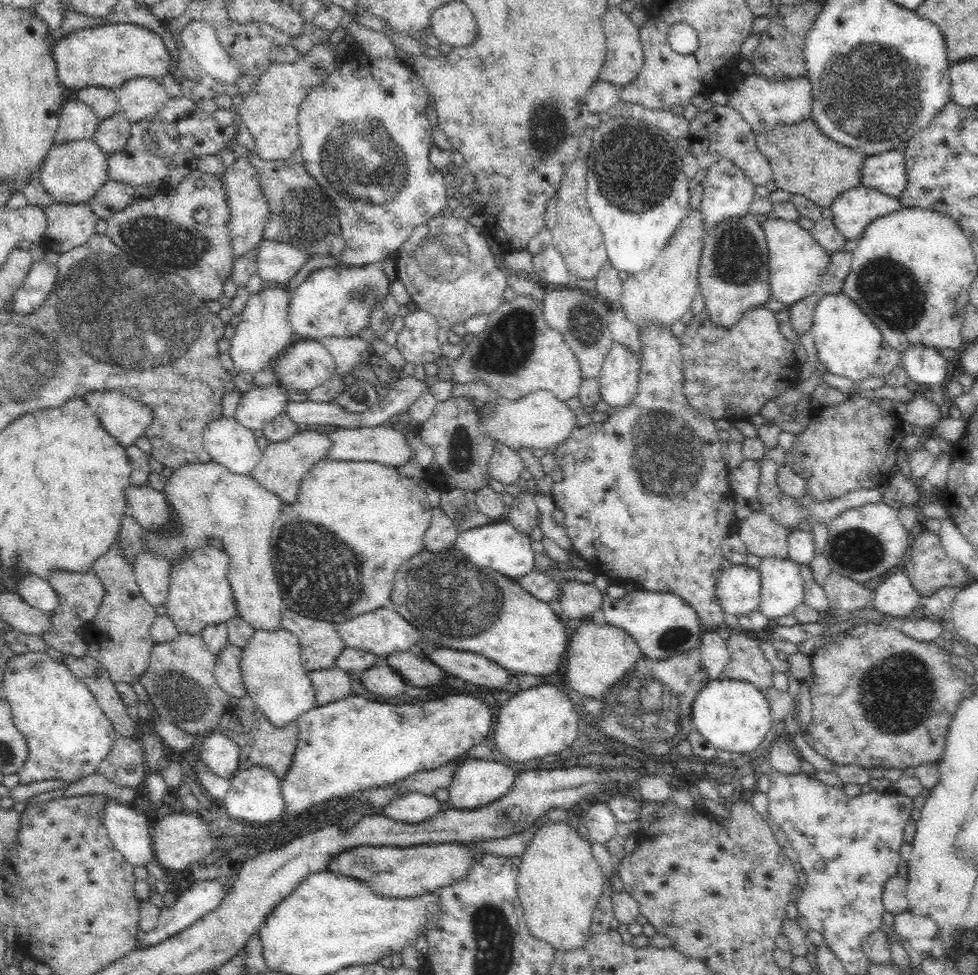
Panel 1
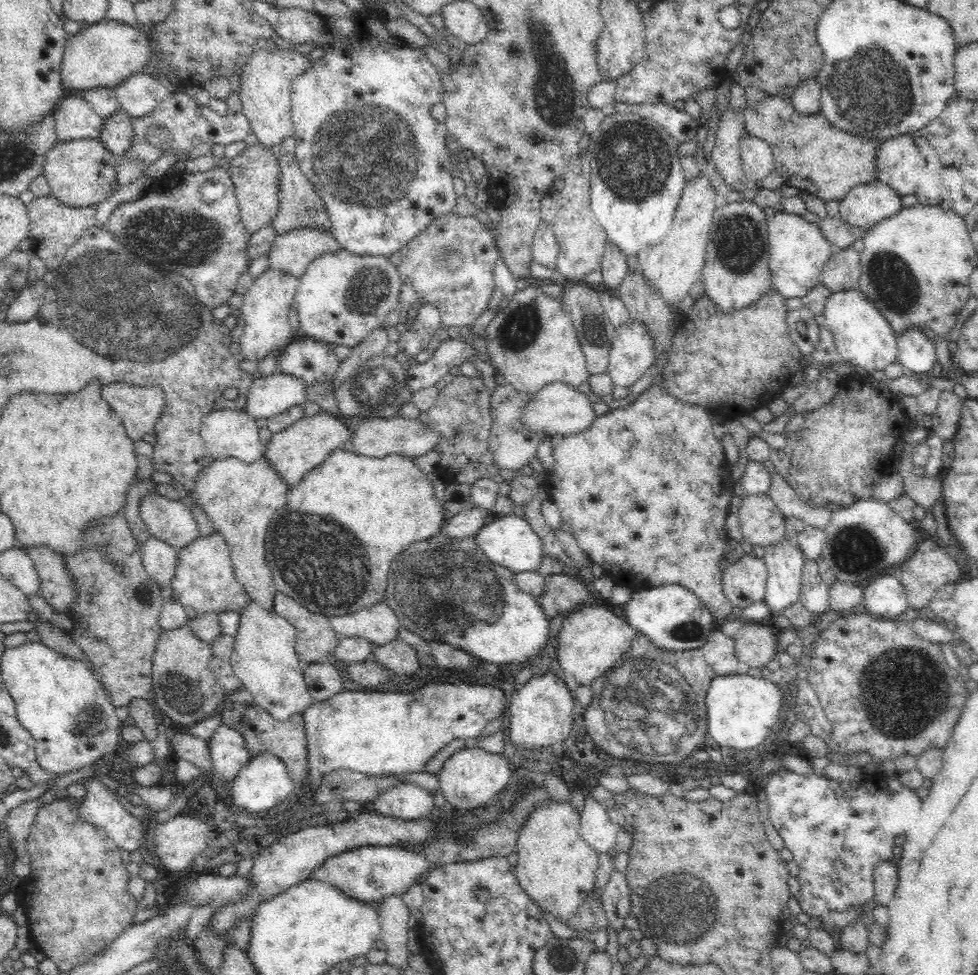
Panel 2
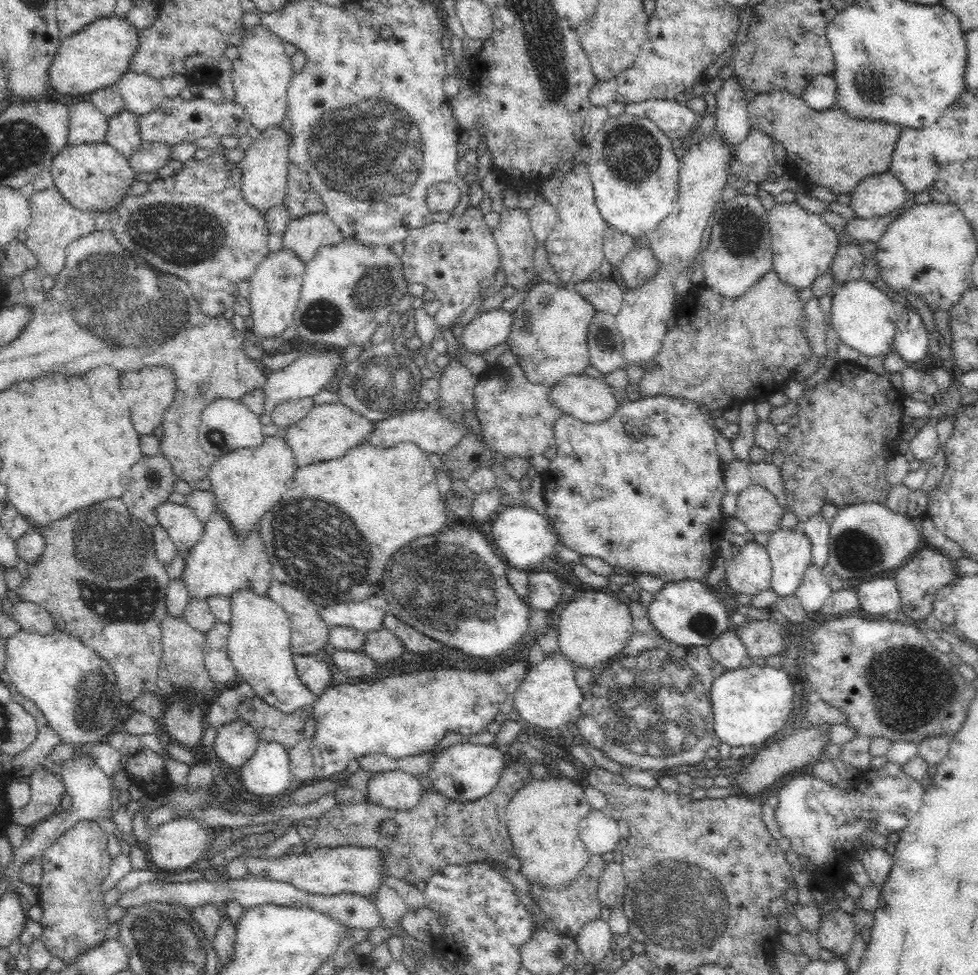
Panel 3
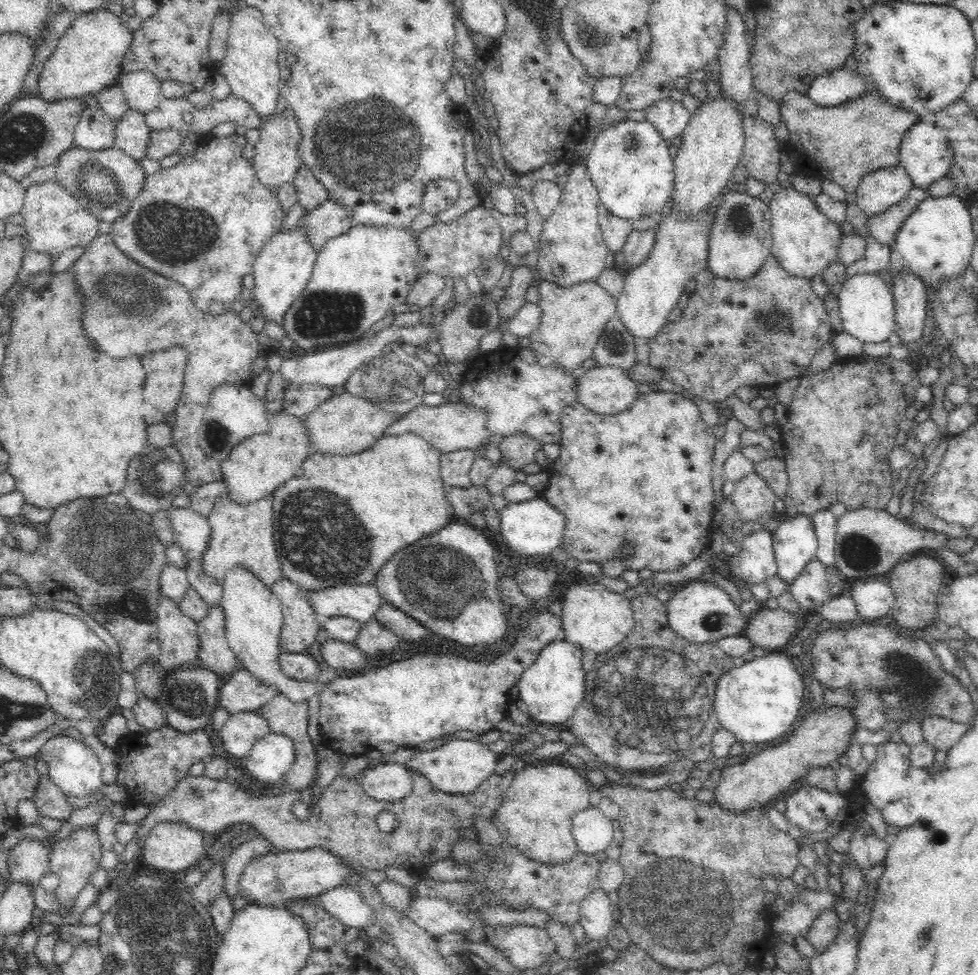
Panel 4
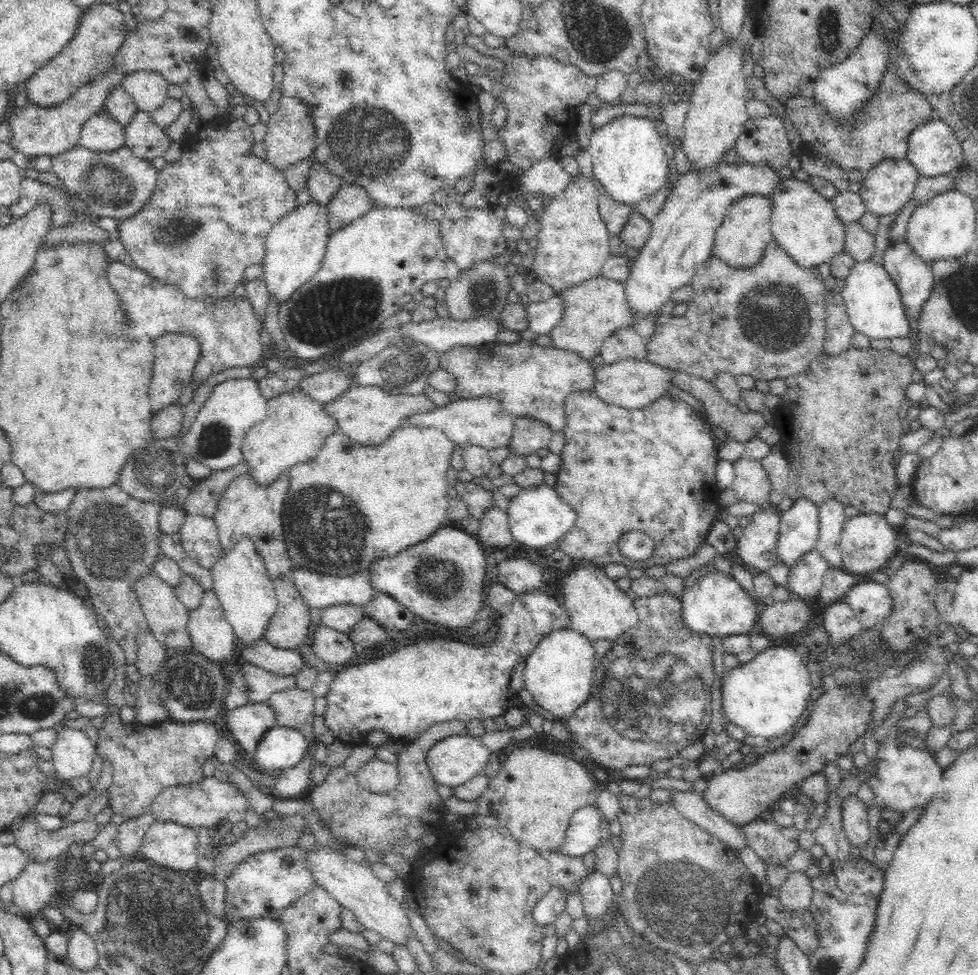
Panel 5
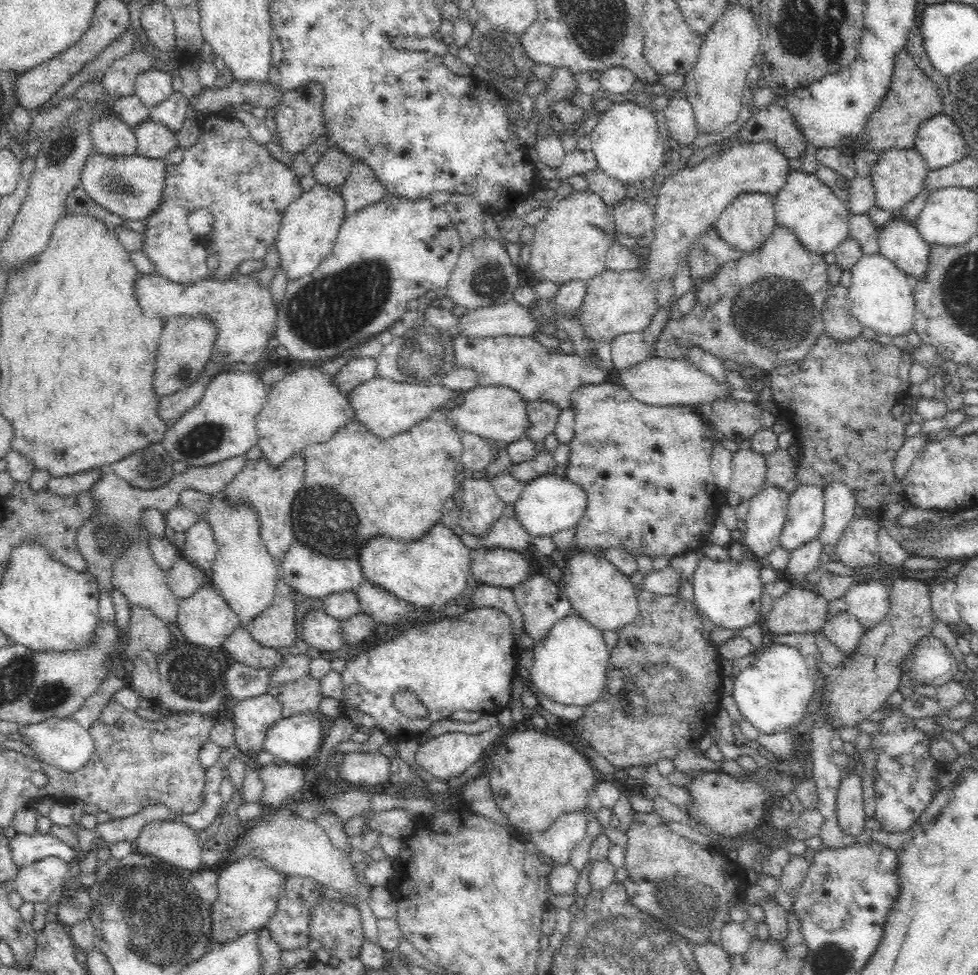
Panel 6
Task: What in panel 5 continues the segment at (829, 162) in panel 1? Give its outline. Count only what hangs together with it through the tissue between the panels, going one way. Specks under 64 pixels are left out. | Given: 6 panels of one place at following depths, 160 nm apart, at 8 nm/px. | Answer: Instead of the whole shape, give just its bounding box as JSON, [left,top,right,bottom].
[782,67,935,182]

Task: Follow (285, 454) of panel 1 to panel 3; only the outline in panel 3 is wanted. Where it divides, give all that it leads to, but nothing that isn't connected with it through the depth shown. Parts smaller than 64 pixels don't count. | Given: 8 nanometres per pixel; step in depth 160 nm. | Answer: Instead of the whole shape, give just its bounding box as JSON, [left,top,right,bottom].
[283,404,376,468]

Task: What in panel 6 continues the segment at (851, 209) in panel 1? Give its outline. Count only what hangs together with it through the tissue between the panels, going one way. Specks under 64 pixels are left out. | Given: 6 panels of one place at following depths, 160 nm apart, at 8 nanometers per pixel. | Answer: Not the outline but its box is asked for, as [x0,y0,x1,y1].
[870,148,928,212]

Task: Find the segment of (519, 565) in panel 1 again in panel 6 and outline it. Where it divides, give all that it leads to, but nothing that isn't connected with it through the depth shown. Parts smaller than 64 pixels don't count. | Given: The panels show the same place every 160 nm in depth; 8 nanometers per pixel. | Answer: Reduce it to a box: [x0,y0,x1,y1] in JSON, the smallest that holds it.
[512,473,587,538]

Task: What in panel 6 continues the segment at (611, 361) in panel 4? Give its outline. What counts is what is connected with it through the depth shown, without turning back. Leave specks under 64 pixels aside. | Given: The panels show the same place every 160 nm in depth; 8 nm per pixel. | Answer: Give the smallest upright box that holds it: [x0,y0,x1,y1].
[611,333,648,371]

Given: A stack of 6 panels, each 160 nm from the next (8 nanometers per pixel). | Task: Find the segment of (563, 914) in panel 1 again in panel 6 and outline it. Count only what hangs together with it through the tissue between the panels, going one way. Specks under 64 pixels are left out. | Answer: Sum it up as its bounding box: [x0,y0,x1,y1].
[487,729,600,835]

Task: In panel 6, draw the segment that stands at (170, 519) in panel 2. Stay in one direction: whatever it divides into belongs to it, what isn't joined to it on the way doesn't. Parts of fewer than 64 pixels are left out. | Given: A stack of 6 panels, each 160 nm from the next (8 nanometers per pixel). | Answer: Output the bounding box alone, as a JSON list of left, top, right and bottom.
[181,518,217,572]

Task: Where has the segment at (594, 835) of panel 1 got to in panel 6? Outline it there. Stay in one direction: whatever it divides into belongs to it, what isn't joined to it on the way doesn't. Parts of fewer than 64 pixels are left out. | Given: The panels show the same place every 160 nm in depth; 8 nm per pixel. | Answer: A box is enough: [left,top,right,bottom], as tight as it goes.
[522,811,588,864]

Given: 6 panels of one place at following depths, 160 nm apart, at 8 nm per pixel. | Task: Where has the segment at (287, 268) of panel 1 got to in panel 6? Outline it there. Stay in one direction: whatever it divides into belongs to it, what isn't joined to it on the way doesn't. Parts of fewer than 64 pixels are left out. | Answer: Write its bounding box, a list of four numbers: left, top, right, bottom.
[339,160,387,218]

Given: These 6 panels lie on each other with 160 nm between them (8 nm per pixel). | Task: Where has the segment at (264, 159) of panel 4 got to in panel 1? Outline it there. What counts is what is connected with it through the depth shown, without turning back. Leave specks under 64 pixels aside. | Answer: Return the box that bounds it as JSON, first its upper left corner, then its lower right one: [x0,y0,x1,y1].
[223,155,270,259]

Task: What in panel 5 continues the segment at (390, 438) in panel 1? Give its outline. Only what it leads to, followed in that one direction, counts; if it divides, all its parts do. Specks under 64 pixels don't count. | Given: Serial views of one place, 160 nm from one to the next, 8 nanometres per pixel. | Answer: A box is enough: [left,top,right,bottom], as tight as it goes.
[406,396,513,450]

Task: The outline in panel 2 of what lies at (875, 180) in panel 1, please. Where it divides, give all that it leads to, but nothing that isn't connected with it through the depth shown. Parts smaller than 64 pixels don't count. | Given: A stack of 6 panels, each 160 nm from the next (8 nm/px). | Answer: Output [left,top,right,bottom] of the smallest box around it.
[876,134,926,196]

